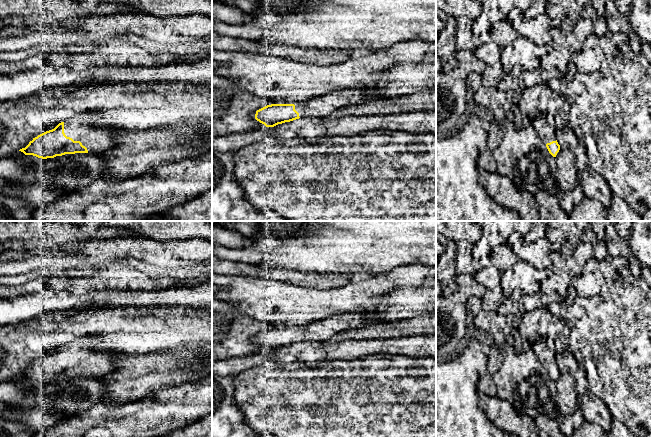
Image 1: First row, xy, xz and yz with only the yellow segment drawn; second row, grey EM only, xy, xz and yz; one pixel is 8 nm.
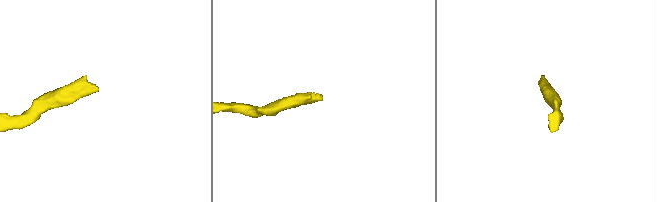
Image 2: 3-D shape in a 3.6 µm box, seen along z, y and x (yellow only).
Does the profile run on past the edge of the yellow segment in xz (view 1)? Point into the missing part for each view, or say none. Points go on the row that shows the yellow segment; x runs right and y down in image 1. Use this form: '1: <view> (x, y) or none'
1: xz (319, 107)

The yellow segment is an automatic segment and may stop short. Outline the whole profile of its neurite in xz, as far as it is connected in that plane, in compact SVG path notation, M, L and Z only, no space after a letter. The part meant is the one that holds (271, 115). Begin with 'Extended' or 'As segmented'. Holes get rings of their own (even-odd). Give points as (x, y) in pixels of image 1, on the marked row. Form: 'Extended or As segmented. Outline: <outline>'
Extended. Outline: M359 89L334 91L305 102L267 105L256 111L255 119L266 127L274 127L299 118L329 118L342 107L360 104L377 97L370 91Z

